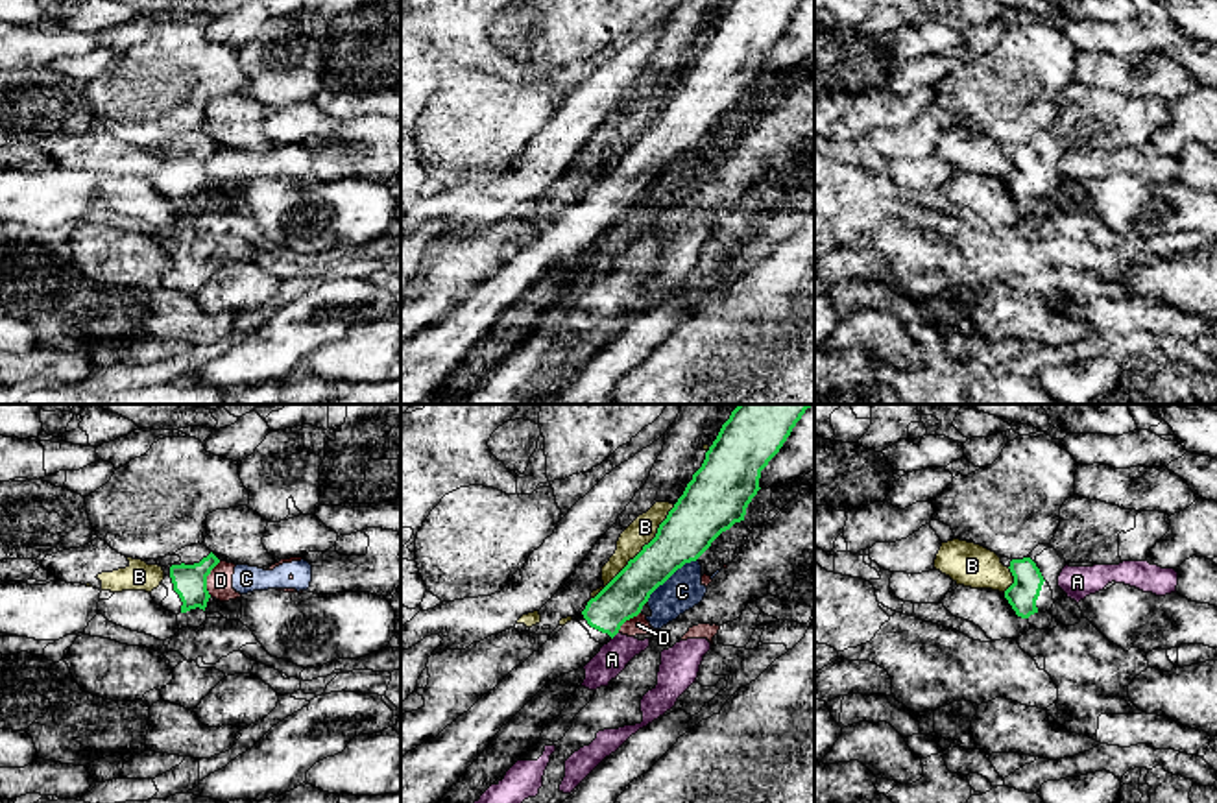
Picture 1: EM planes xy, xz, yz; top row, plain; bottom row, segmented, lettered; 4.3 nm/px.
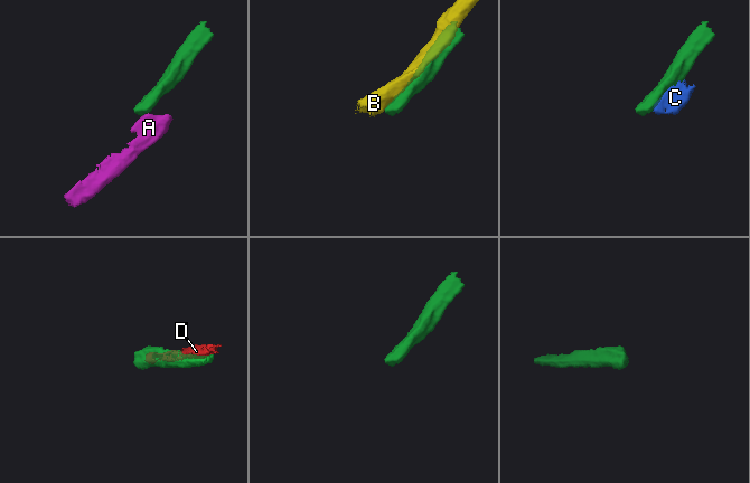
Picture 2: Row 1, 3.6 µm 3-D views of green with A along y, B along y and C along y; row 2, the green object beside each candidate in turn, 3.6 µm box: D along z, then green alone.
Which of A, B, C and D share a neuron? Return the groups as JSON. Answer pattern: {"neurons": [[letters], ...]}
{"neurons": [["A", "C", "D"], ["B"]]}

